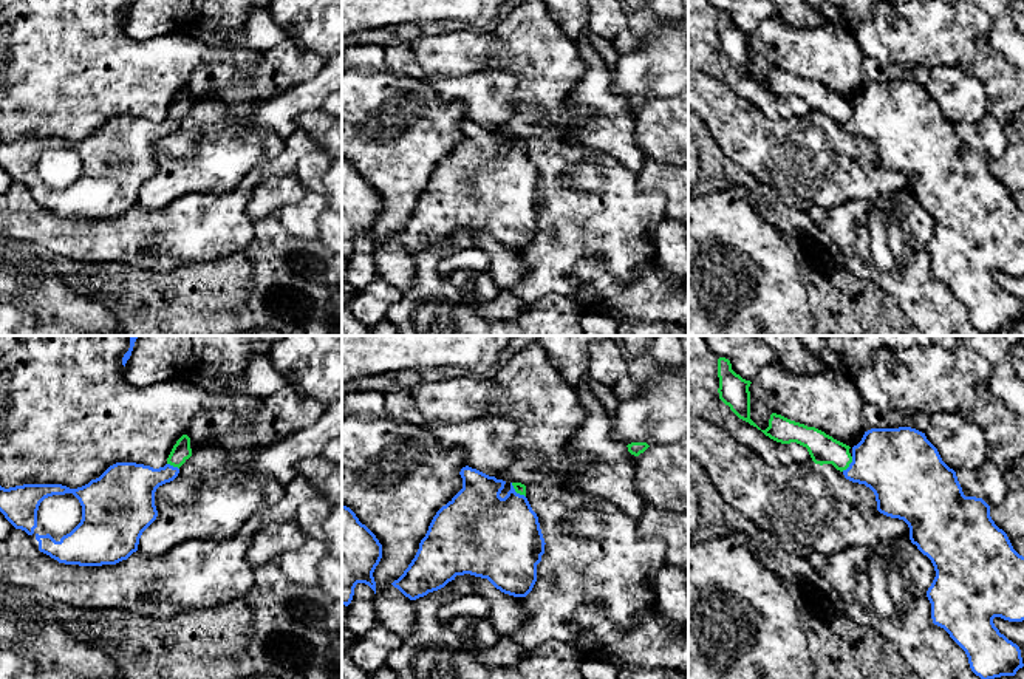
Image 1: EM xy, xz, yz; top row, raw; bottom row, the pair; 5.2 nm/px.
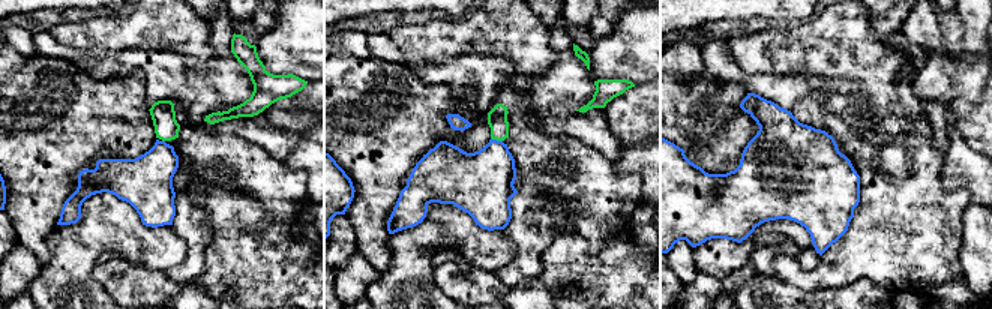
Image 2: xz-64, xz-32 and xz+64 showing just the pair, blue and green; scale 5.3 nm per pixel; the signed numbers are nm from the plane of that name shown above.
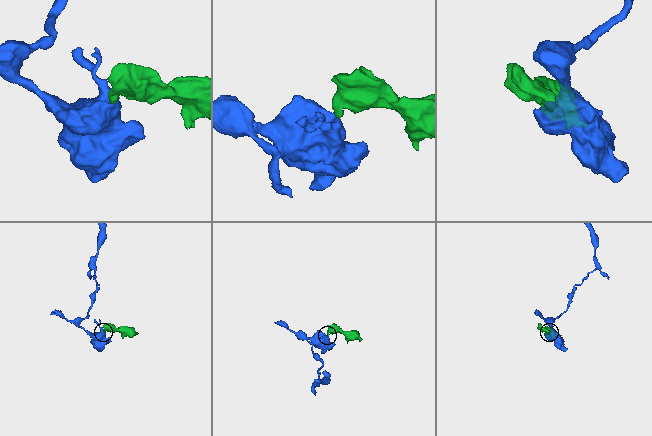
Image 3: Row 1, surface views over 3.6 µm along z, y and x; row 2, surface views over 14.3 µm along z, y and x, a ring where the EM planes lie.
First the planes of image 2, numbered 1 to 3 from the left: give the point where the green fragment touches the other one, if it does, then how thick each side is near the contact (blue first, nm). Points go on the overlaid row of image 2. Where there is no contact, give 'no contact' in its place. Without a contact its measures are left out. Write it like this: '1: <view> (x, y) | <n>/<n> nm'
1: no contact
2: xz-32 (496, 140) | 340/110 nm
3: no contact

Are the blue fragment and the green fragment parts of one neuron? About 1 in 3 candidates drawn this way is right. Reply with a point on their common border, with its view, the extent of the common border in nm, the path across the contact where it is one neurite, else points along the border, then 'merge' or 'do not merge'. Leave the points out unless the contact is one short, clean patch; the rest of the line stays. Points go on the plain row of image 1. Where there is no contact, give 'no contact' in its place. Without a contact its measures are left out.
contact yz (849, 118); length 100 nm; border yz (853, 110), (853, 115), (842, 124); do not merge

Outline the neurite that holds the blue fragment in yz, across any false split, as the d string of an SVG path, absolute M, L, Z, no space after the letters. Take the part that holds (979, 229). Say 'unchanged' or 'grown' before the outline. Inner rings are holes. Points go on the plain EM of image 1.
unchanged; M911 80L865 85L862 94L852 101L852 116L843 124L843 128L874 145L880 167L908 178L911 196L931 213L936 224L927 244L933 277L944 281L965 305L971 325L982 334L1015 329L1024 320L1021 303L999 286L993 272L1024 274L1024 210L1013 203L1007 187L995 178L990 159L982 152L965 150L956 125L942 114L925 87Z

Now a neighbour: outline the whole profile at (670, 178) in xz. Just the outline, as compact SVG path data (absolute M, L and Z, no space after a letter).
M647 158L637 173L636 186L639 193L664 192L667 218L688 223L688 164L668 164Z

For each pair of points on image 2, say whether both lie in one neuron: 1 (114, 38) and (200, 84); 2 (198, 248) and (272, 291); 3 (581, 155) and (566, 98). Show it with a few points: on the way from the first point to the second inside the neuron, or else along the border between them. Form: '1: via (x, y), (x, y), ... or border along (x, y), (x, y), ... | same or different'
1: border along (171, 50), (117, 50), (101, 56) | different
2: border along (209, 216), (204, 270), (194, 281) | different
3: border along (593, 147), (605, 159) | different

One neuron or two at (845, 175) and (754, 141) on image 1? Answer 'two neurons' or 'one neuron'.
one neuron

